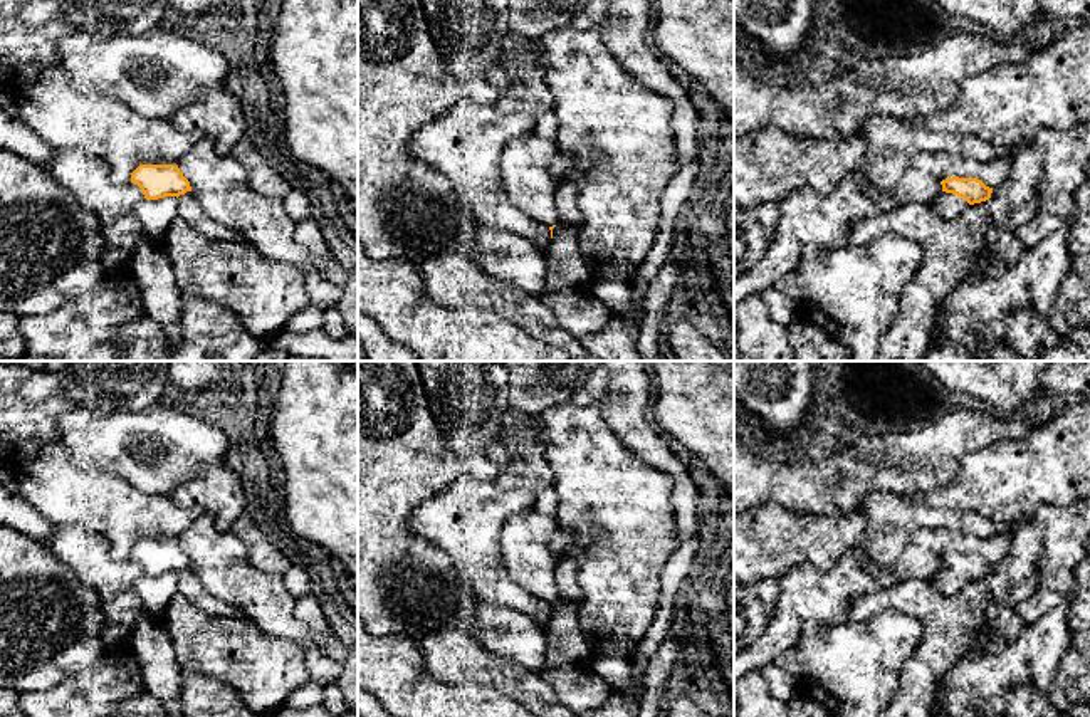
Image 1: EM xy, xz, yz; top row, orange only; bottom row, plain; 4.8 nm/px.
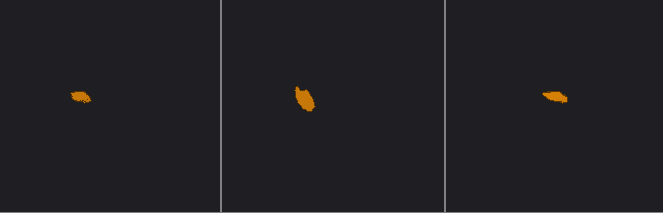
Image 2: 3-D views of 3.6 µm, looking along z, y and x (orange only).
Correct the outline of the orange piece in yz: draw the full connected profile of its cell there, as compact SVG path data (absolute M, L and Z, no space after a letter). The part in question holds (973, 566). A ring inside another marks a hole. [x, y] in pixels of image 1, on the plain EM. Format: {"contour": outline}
{"contour": "M946 554L941 557L942 569L932 578L932 584L946 596L961 593L969 581L991 574L993 564L977 554Z"}

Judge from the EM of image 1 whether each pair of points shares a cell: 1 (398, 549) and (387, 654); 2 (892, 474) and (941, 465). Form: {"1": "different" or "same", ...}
{"1": "different", "2": "same"}

